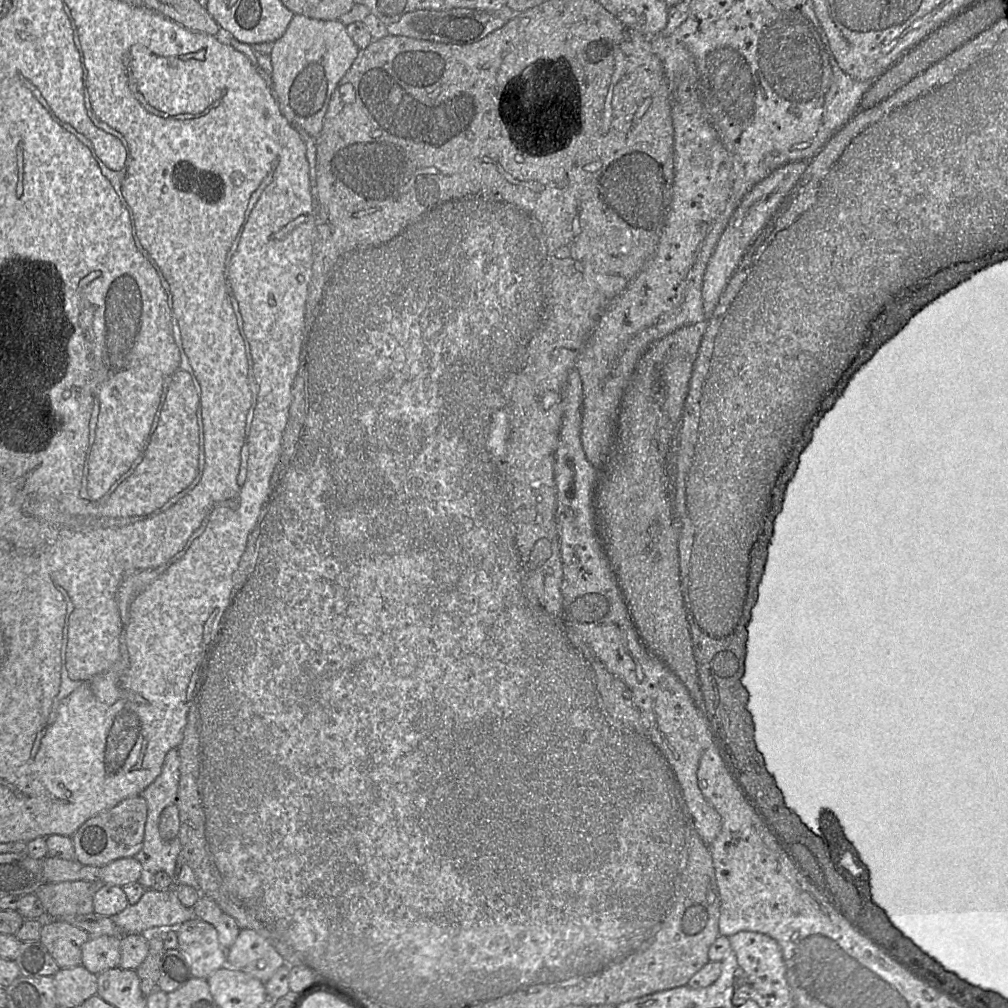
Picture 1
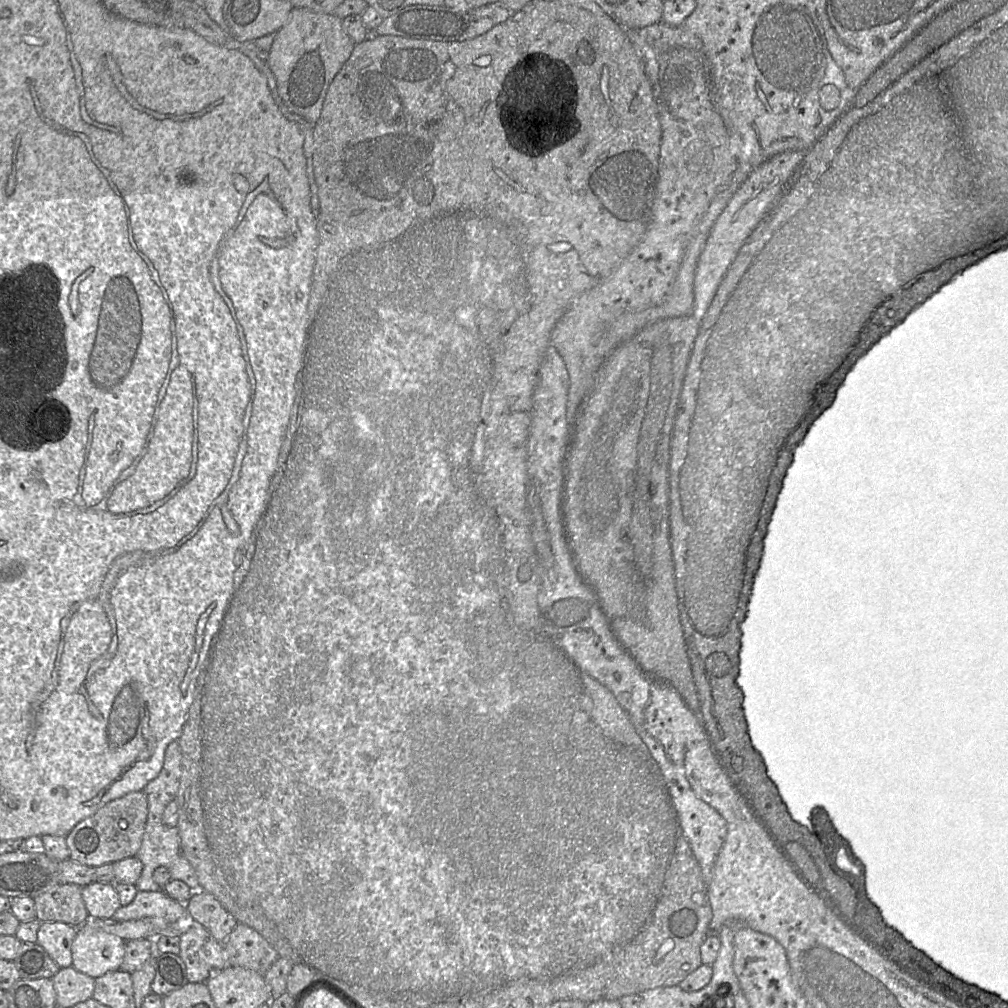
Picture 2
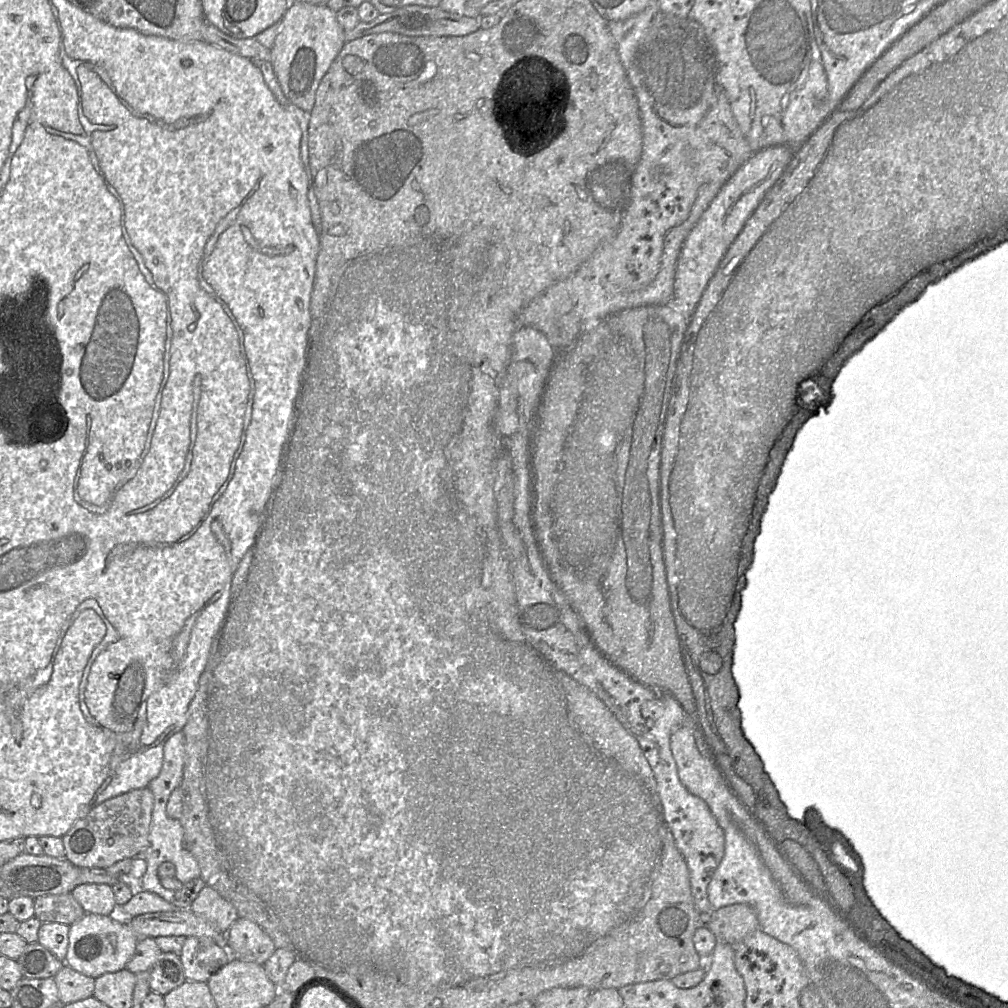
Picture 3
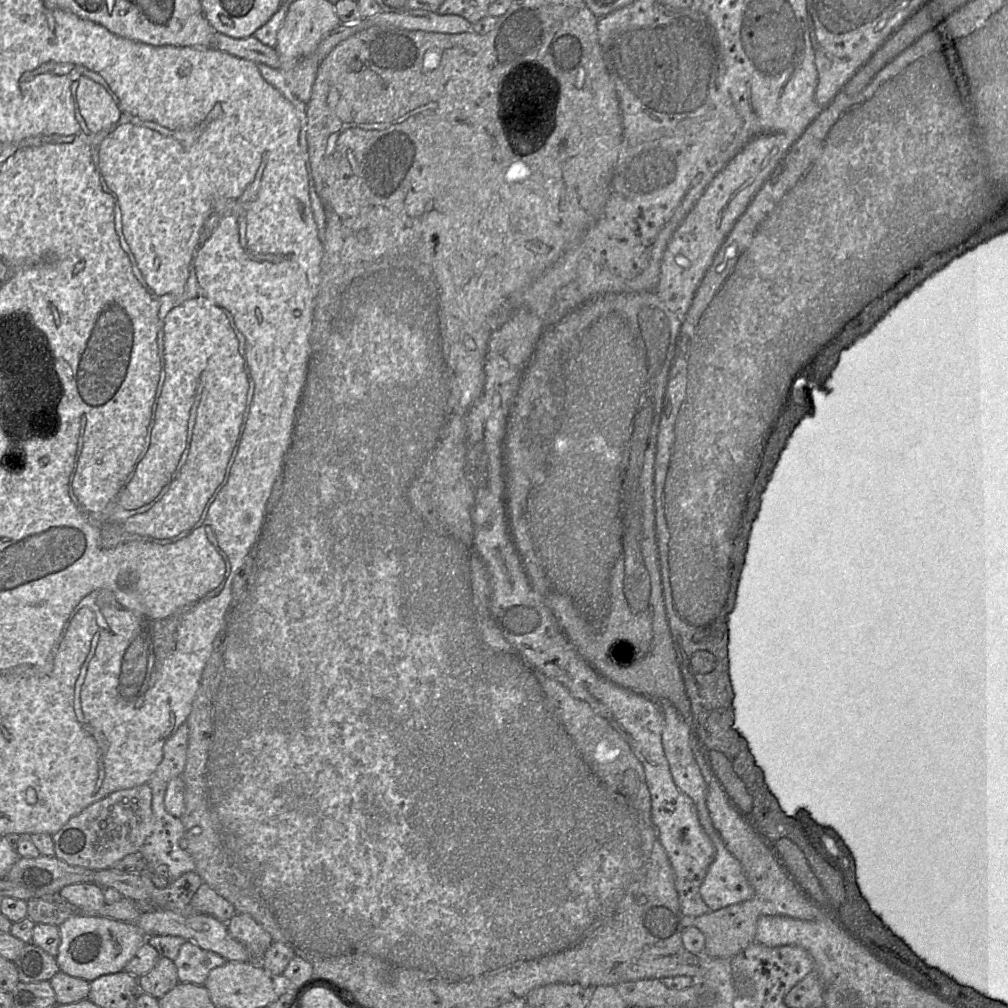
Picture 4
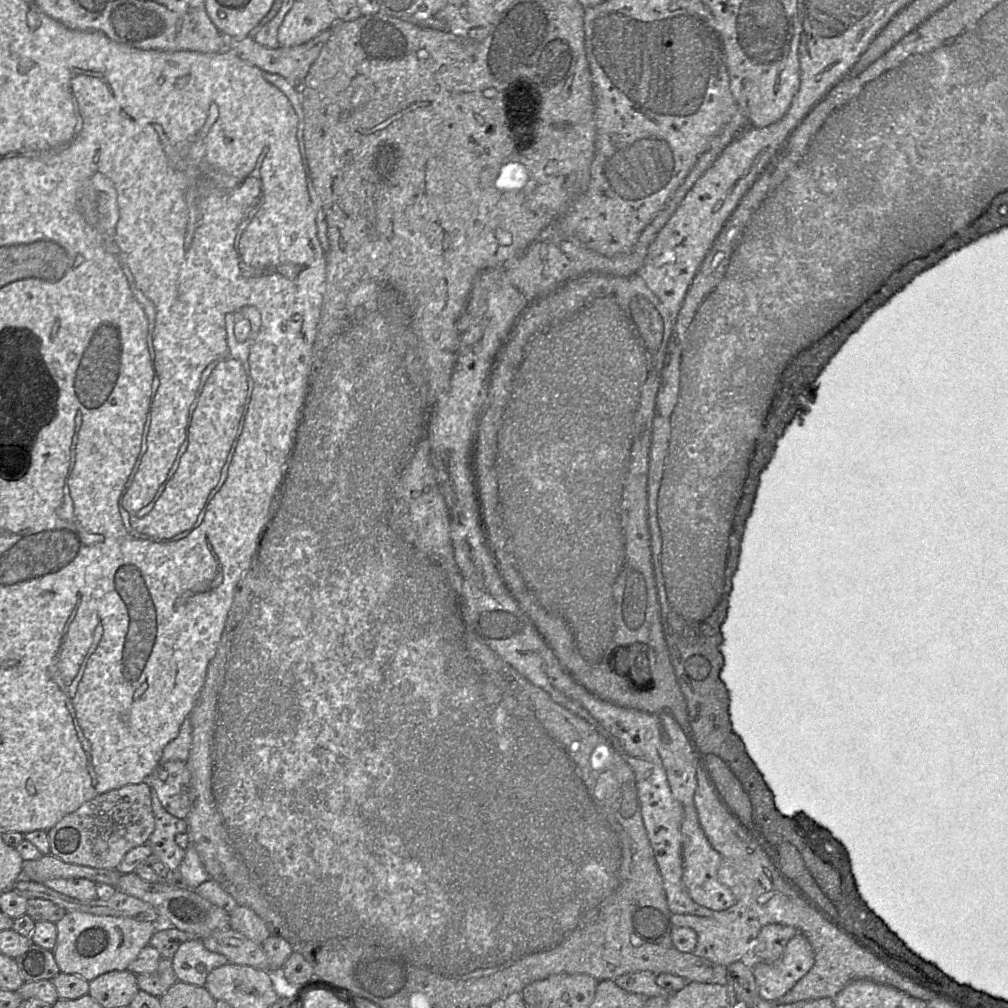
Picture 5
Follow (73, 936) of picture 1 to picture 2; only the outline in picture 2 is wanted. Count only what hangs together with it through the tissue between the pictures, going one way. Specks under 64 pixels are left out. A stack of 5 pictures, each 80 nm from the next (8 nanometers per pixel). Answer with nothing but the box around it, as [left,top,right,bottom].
[37,922,77,968]

